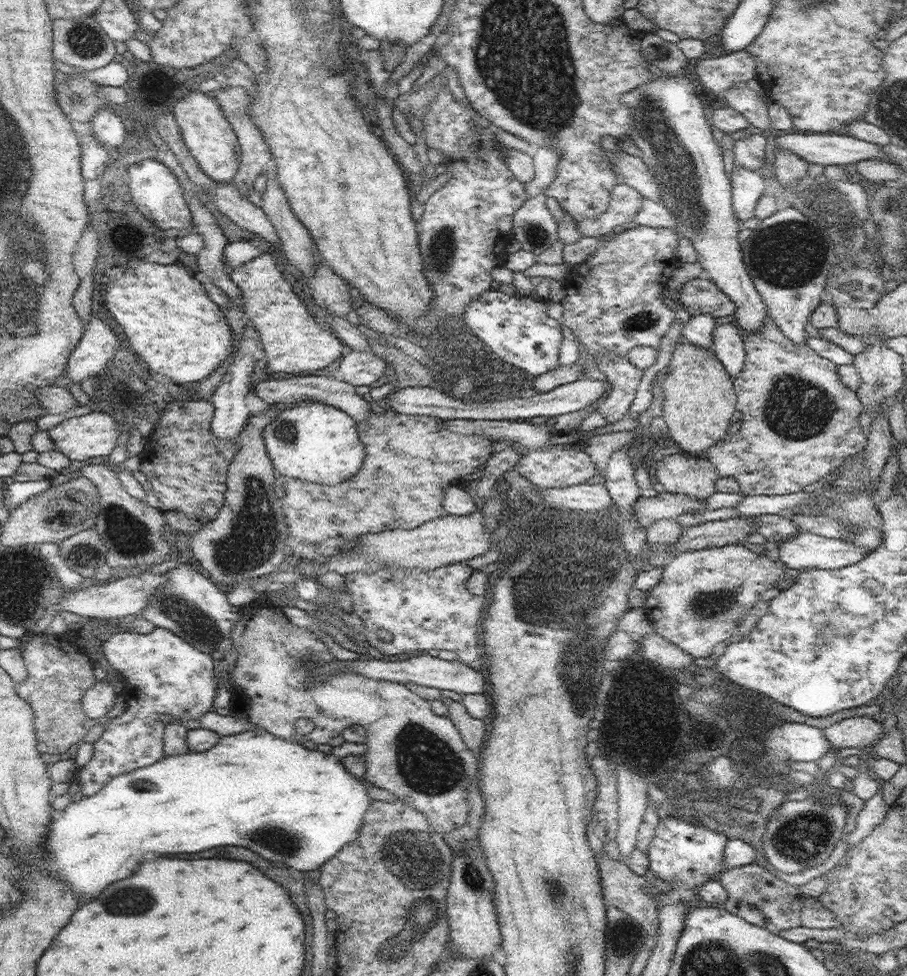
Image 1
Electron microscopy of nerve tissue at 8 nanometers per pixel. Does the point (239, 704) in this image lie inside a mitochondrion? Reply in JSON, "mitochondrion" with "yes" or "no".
{"mitochondrion":"no"}

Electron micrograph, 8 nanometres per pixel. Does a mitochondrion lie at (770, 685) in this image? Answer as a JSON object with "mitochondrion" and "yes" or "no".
{"mitochondrion":"no"}

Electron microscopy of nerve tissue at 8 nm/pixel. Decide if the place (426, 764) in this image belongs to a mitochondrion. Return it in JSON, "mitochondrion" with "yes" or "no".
{"mitochondrion":"yes"}

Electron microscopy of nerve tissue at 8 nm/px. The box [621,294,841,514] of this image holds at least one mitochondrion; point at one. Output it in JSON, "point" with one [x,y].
{"point":[801,410]}

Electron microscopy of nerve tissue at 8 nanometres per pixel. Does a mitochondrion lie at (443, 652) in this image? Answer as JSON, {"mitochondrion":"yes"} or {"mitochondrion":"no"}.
{"mitochondrion":"no"}

